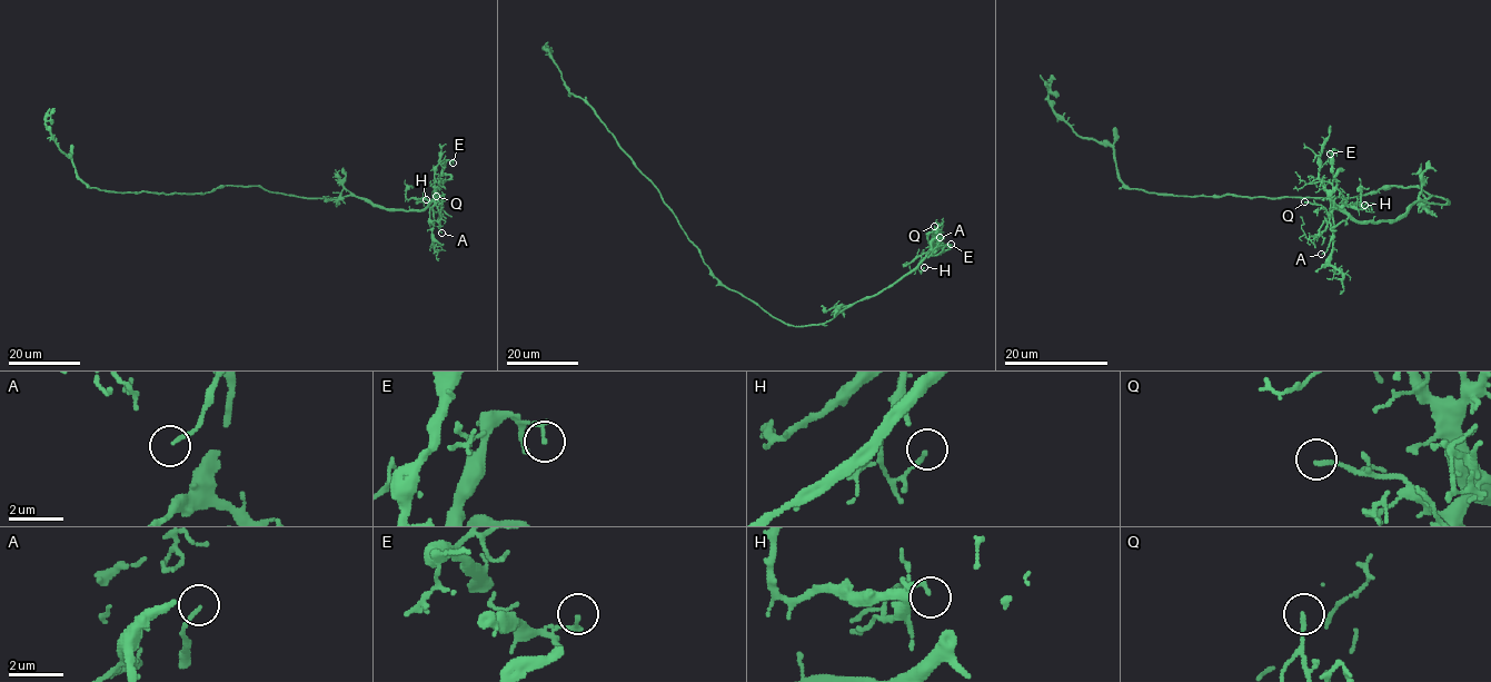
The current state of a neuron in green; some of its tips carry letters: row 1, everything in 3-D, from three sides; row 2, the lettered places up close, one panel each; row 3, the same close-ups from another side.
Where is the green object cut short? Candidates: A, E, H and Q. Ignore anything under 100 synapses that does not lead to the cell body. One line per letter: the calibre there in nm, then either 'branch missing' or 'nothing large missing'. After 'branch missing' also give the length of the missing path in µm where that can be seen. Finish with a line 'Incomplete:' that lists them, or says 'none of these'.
A: 120 nm | nothing large missing
E: 140 nm | nothing large missing
H: 140 nm | nothing large missing
Q: 140 nm | nothing large missing
Incomplete: none of these

